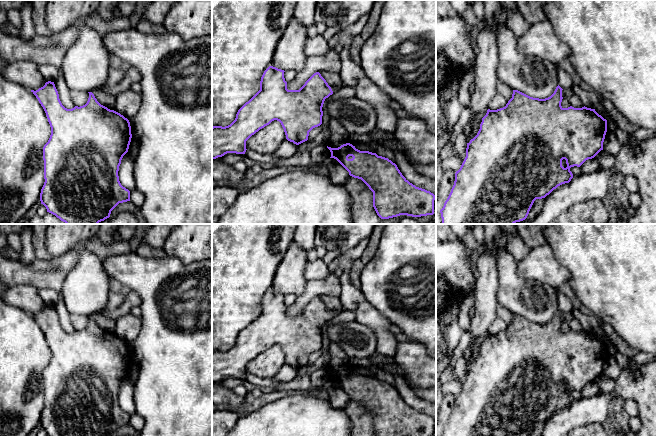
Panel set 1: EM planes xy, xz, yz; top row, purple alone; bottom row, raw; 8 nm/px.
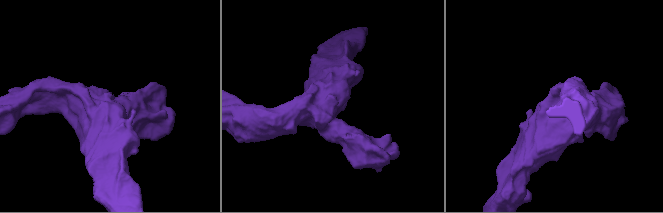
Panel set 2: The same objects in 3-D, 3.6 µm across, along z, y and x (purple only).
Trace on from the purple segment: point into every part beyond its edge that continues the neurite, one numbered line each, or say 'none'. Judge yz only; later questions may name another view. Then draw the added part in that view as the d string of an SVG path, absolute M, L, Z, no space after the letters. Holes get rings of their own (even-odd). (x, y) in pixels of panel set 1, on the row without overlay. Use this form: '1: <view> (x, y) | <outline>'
none

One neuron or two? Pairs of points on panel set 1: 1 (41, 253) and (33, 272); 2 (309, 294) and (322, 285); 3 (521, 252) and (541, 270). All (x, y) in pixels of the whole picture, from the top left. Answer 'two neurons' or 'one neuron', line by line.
1: two neurons
2: one neuron
3: two neurons

